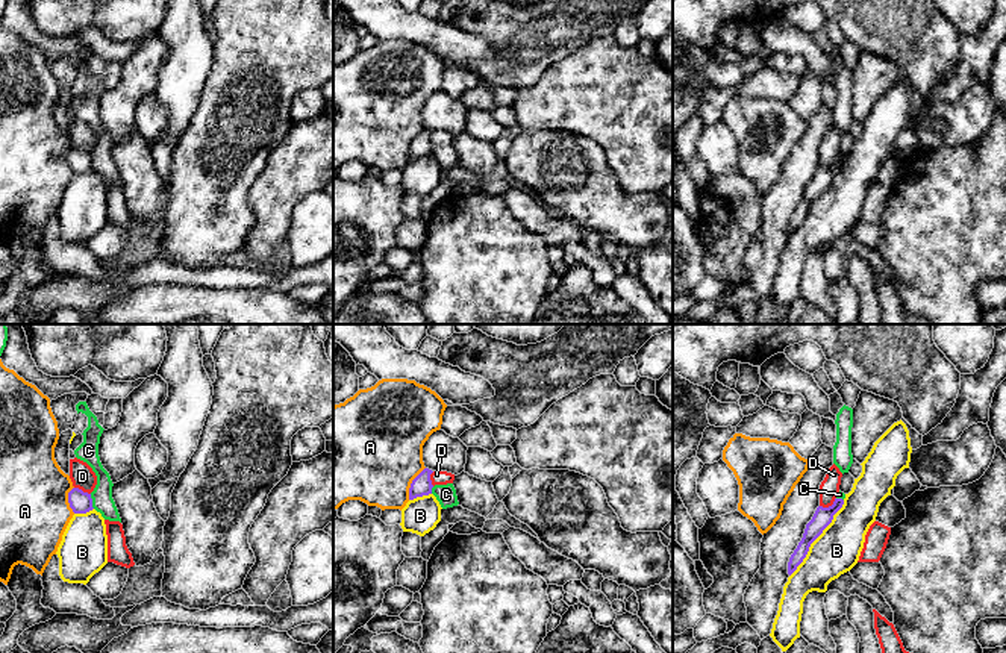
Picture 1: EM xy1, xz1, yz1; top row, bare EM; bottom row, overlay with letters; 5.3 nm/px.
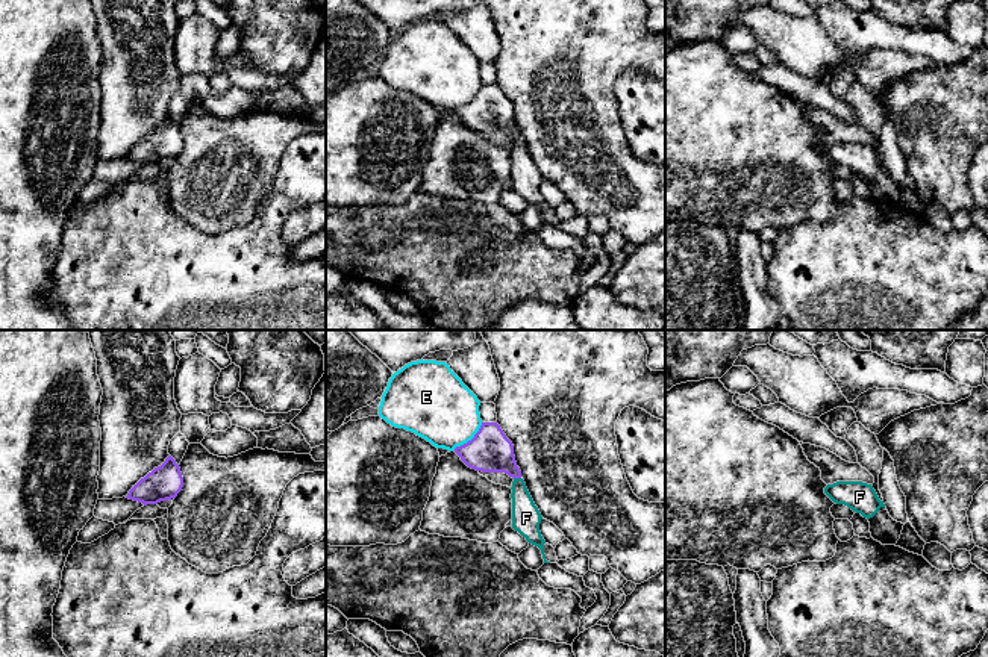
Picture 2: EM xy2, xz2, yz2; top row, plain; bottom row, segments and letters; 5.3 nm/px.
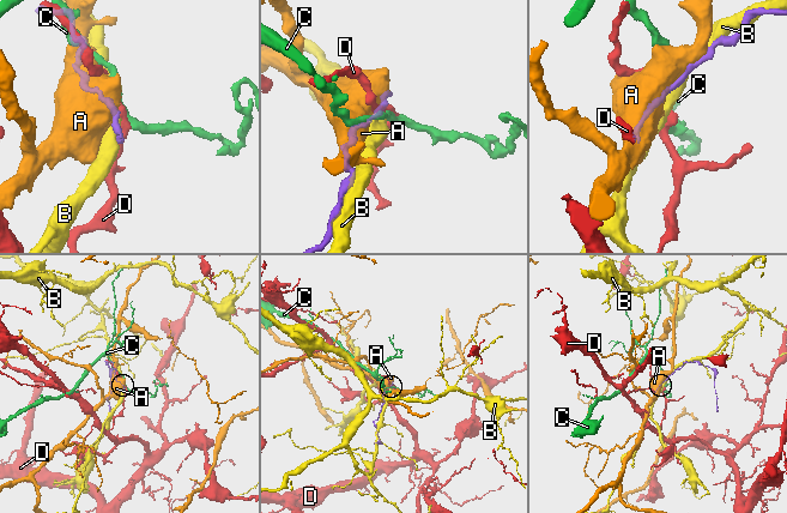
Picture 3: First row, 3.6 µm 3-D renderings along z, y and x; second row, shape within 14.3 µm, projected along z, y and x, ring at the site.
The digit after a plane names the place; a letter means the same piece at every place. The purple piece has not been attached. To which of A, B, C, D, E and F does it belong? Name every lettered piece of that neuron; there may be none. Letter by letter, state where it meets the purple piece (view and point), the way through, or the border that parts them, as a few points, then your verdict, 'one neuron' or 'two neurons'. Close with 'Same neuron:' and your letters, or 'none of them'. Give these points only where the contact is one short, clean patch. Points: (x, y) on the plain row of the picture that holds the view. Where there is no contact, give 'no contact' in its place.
A: xz1 (411, 144) | two neurons
B: yz1 (817, 197) | two neurons
C: xy1 (91, 162) | along xy1 (90, 155), (94, 168) | two neurons
D: yz1 (829, 167) | along yz1 (835, 158), (831, 165), (820, 167) | two neurons
E: xz2 (472, 100) | two neurons
F: xz2 (517, 138) | across xz2 (490, 111), (517, 138), (526, 179) | one neuron
Same neuron: F

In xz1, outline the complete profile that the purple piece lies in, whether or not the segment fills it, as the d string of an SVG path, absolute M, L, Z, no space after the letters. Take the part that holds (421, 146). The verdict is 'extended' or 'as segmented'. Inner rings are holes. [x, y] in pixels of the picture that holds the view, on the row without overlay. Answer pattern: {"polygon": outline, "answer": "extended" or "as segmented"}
{"polygon": "M424 129L411 144L409 148L409 161L414 161L417 158L423 158L423 156L429 156L432 155L432 141L430 141L430 135L433 132L429 129Z", "answer": "as segmented"}

